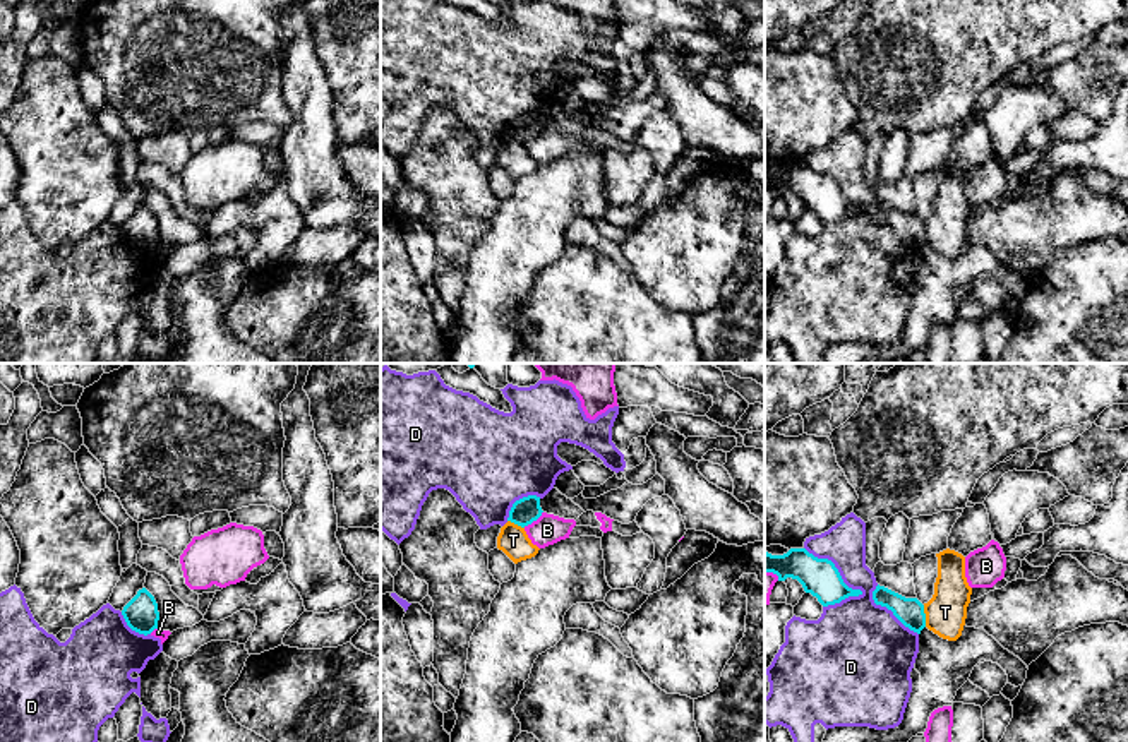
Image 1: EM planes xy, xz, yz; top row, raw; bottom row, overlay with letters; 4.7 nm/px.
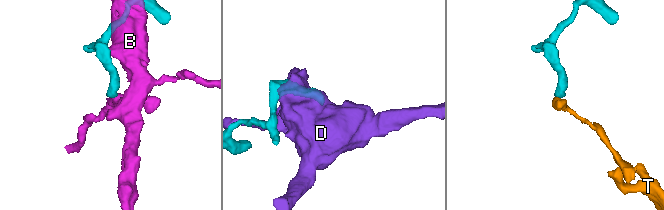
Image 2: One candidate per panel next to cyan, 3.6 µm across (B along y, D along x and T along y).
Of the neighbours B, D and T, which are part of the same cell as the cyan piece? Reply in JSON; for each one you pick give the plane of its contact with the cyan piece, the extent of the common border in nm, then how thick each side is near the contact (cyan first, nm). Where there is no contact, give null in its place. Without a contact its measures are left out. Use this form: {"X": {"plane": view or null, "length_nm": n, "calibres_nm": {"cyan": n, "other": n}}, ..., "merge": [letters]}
{"merge": []}

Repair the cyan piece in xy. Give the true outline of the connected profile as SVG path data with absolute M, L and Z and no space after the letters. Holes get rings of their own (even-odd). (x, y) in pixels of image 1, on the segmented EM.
M146 588L139 589L137 595L123 607L122 615L127 625L139 634L147 636L158 629L158 603Z

